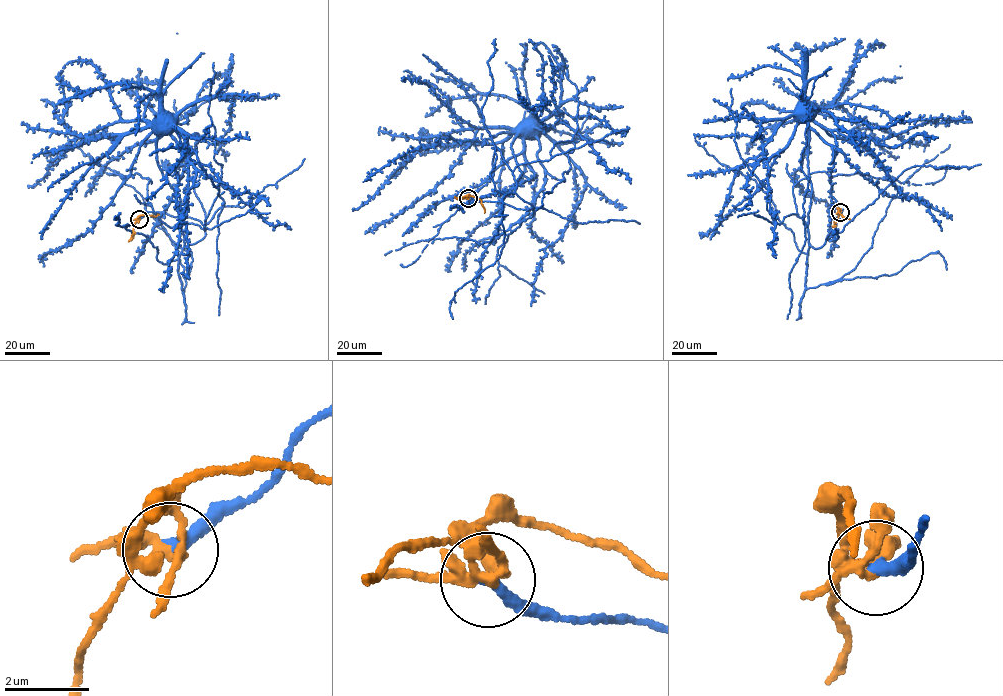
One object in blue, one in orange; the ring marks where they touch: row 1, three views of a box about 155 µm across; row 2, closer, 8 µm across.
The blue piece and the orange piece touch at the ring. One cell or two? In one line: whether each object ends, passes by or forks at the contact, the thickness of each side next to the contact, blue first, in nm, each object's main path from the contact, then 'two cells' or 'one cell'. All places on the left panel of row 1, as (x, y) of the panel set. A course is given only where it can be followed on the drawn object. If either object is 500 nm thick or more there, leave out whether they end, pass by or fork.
blue ends there; orange forks there; 280 nm thick on the blue side, 240 nm on the other; blue runs (139, 219), (147, 212), (192, 217), (204, 225), (205, 236), (185, 245), (181, 199), (158, 164), (162, 125); orange runs (139, 219), (141, 215), (158, 214); two cells

